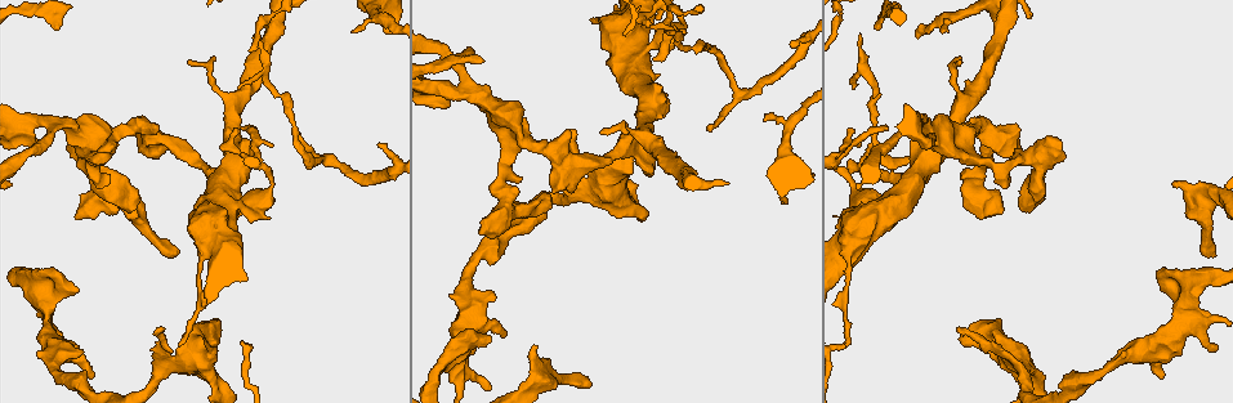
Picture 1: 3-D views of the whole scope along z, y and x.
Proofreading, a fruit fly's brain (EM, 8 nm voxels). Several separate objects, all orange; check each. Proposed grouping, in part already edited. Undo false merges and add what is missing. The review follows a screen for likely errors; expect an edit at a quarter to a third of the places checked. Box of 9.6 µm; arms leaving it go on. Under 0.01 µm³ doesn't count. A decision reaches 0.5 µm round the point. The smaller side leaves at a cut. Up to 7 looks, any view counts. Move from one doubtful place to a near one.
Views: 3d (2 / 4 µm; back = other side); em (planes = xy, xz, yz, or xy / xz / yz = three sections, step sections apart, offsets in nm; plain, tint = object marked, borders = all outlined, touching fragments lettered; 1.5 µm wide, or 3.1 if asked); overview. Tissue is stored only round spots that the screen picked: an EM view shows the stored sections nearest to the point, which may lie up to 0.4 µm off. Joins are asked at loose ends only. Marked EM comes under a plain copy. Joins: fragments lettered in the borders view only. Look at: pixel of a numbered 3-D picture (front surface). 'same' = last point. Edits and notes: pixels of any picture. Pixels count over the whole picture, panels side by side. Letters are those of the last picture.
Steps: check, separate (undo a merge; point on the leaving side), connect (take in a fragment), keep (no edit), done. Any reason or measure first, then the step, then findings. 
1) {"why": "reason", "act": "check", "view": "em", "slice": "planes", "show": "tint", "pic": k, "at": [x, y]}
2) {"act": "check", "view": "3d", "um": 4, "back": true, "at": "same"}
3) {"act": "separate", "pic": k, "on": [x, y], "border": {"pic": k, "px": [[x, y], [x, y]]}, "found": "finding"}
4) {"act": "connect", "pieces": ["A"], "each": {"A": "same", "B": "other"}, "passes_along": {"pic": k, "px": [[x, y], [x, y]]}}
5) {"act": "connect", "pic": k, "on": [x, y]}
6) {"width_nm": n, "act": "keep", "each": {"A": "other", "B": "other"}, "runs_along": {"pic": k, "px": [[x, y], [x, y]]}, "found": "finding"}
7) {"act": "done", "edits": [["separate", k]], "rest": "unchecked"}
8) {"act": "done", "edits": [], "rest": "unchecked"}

{"act": "check", "view": "3d", "um": 4, "pic": 1, "at": [58, 15]}

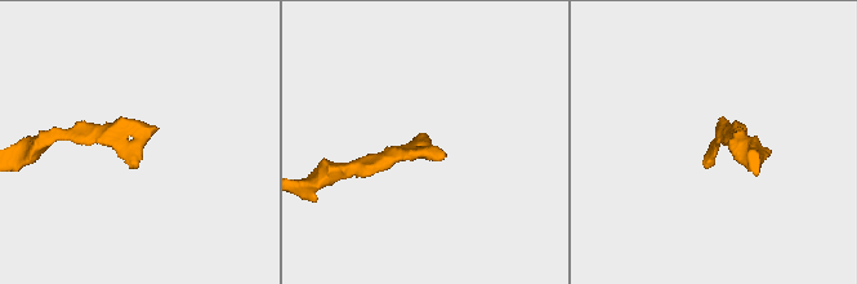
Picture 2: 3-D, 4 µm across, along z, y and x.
{"why": "now the EM", "act": "check", "view": "em", "slice": "xz", "step": 4, "show": "borders", "pic": 2, "at": [424, 140]}

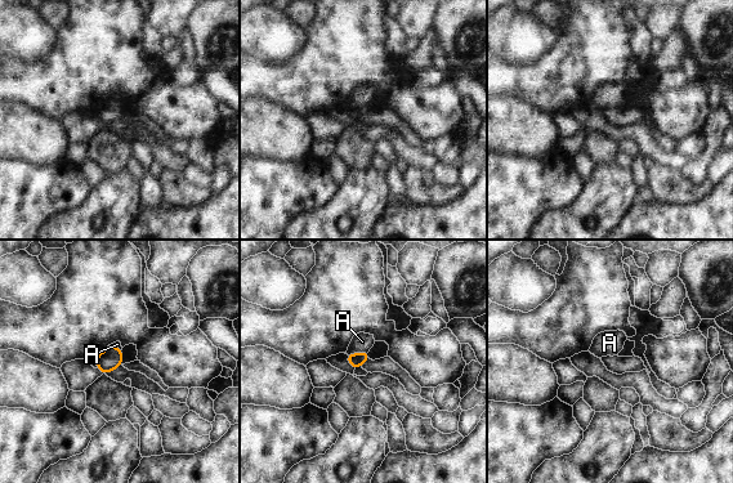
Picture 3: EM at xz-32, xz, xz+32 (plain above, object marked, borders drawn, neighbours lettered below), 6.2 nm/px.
{"act": "check", "view": "em", "slice": "planes", "show": "borders", "at": "same"}

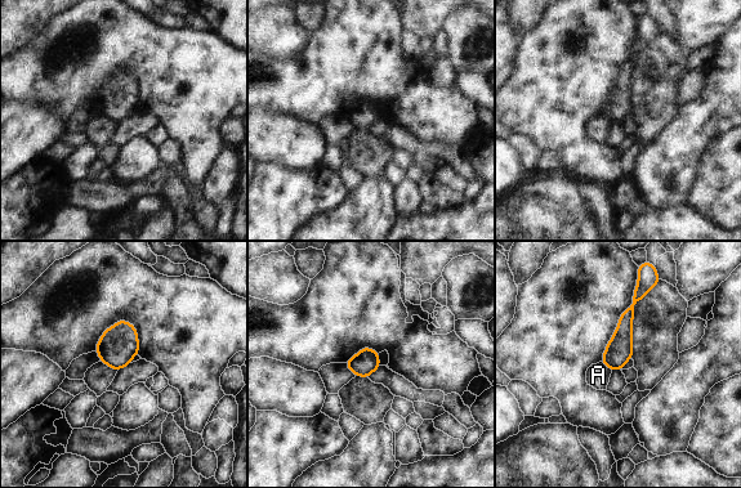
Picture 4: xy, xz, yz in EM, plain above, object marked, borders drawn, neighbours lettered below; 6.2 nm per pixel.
{"act": "keep", "each": {"A": "other"}, "border": {"pic": 4, "px": [[601, 362], [611, 371]]}, "found": "none of them fits"}

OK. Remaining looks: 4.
{"why": "branch stops here", "act": "check", "view": "3d", "um": 4, "pic": 1, "at": [708, 128]}

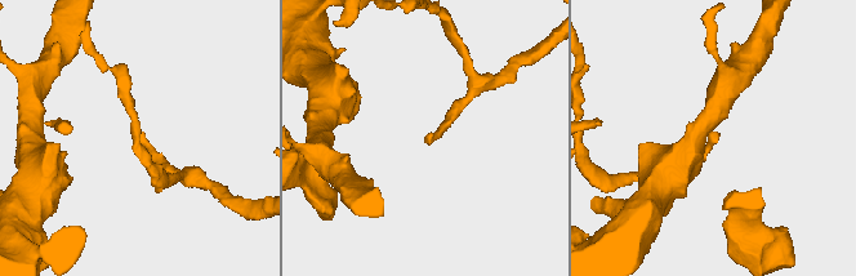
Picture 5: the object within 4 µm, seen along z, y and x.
{"why": "shape alone is not enough", "act": "check", "view": "em", "slice": "xz", "step": 8, "show": "borders", "pic": 5, "at": [426, 141]}

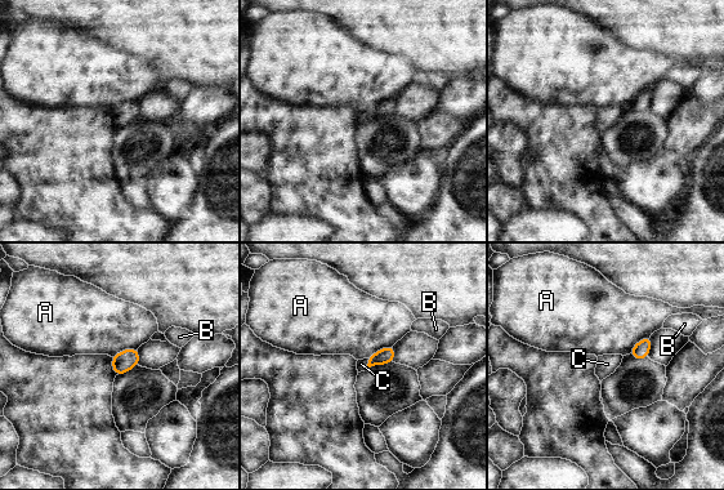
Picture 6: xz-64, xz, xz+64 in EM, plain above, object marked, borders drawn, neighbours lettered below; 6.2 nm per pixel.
{"act": "check", "view": "em", "slice": "planes", "show": "borders", "at": "same"}

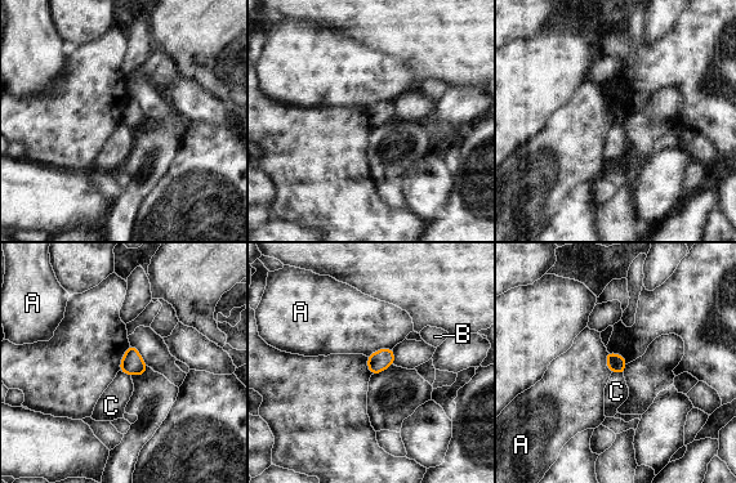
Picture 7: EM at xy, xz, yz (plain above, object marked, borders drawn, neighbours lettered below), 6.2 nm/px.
{"longest_contact_nm": ["A", 170], "act": "keep", "each": {"A": "other", "B": "other", "C": "other"}, "found": "none of them fits"}

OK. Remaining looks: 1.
{"act": "check", "view": "em", "slice": "planes", "show": "borders", "pic": 1, "at": [947, 32]}

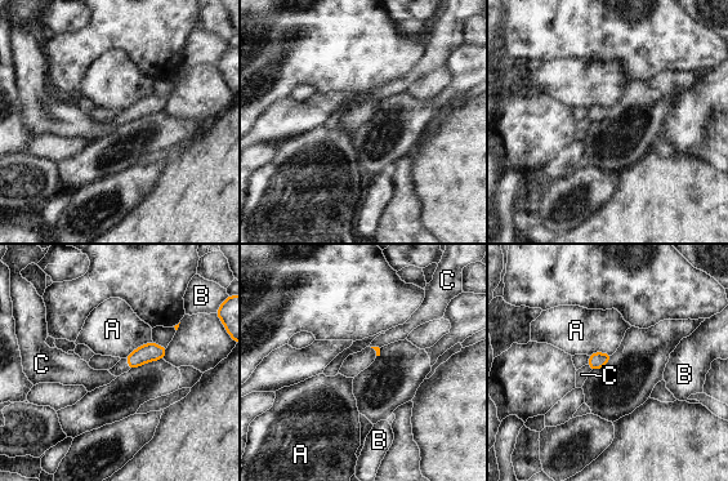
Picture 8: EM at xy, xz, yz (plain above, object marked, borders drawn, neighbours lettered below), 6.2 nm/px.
{"act": "keep", "each": {"A": "other", "B": "other", "C": "other"}, "border": {"pic": 8, "px": [[152, 341], [138, 346], [124, 357]]}, "found": "no lettered fragment goes on from it"}

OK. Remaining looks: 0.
{"act": "done", "edits": [], "rest": "unchecked"}

